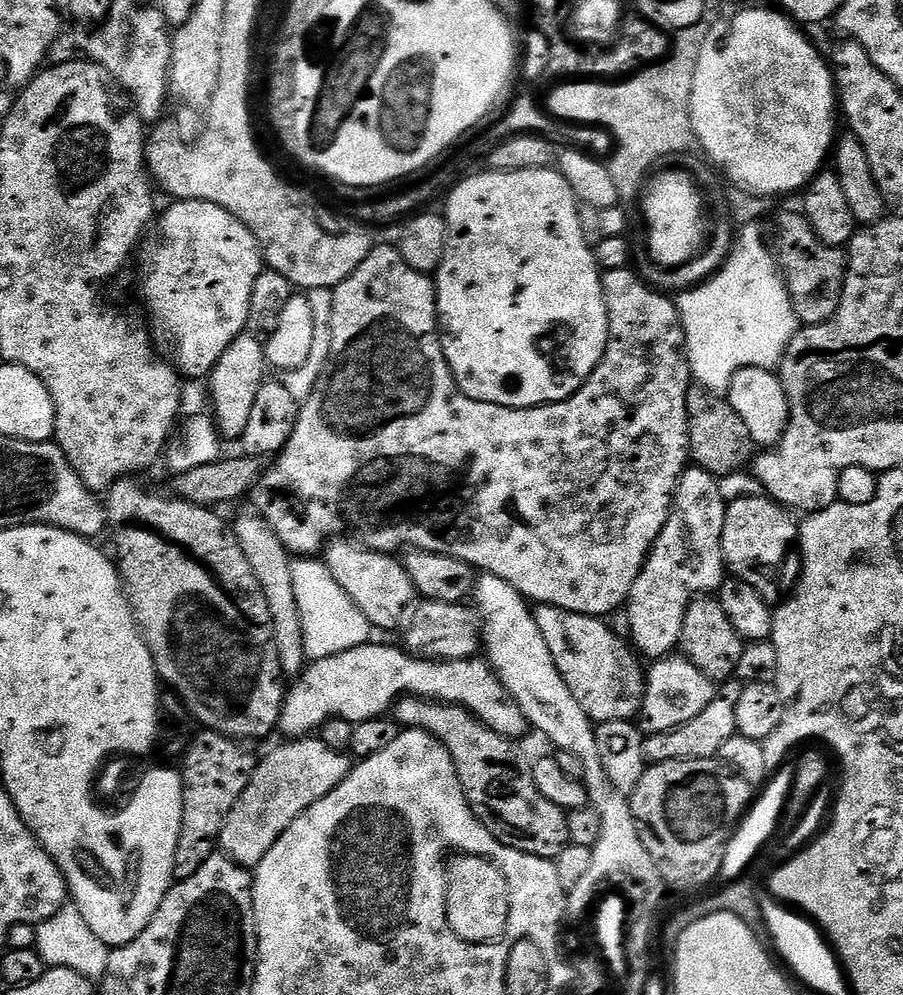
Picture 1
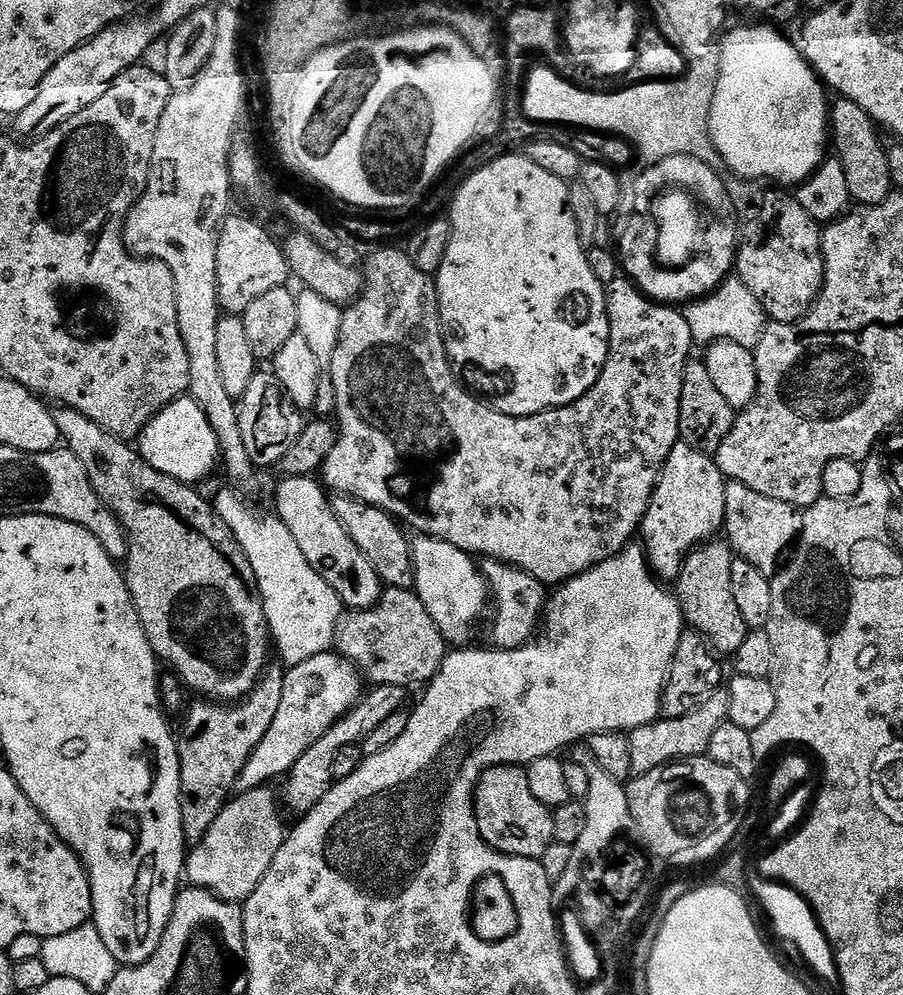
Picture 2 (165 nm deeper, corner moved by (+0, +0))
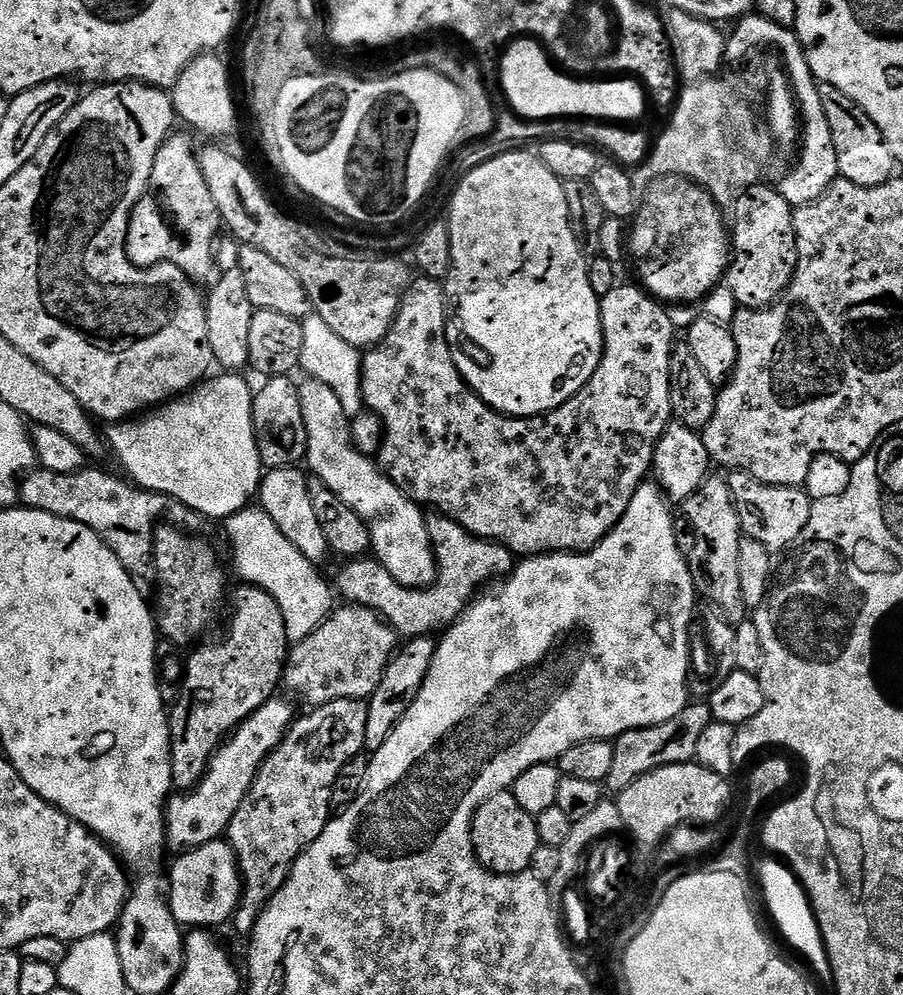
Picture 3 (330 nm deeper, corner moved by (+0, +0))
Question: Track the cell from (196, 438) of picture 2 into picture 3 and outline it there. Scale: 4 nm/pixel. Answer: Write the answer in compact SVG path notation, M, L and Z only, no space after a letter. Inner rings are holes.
M216 375L139 418L113 423L109 427L112 429L106 432L106 444L116 455L117 462L128 471L126 476L131 483L146 492L158 492L169 500L176 500L209 521L224 522L235 512L249 507L251 500L248 499L259 493L262 465L252 421L253 389L248 389L243 375Z

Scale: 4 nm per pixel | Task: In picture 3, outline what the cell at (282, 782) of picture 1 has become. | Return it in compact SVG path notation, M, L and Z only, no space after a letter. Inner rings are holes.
M224 838L211 840L197 848L181 851L177 856L180 857L173 862L172 873L169 871L166 876L166 895L174 918L182 926L187 926L192 930L204 930L212 926L208 924L224 924L227 920L229 923L236 915L236 908L240 905L240 893L242 891L240 863L236 860L232 845Z

